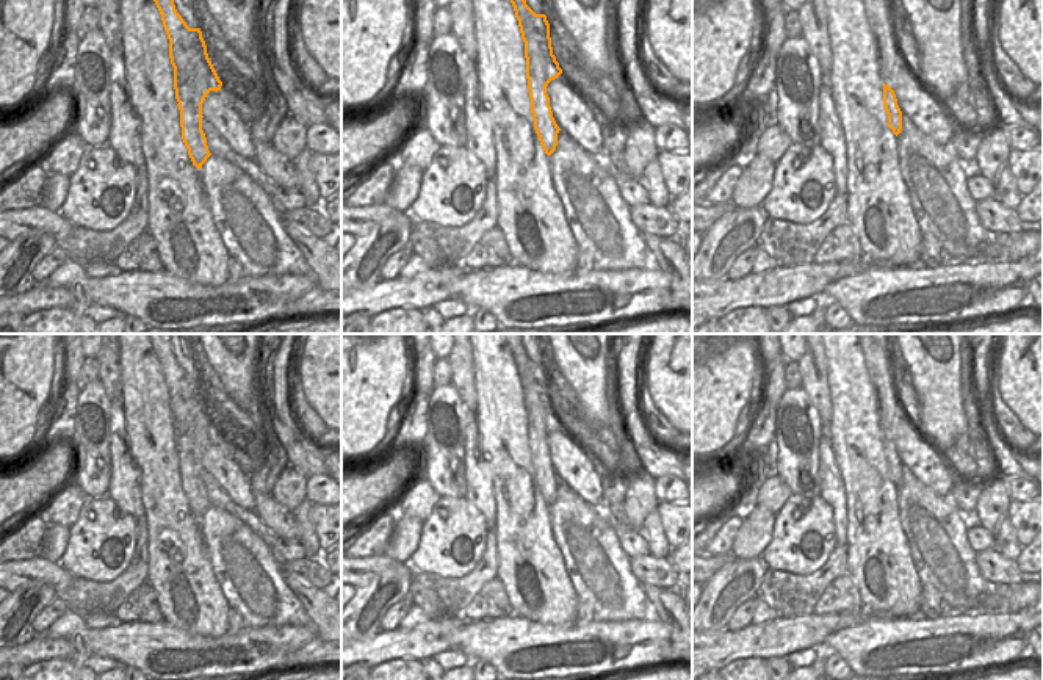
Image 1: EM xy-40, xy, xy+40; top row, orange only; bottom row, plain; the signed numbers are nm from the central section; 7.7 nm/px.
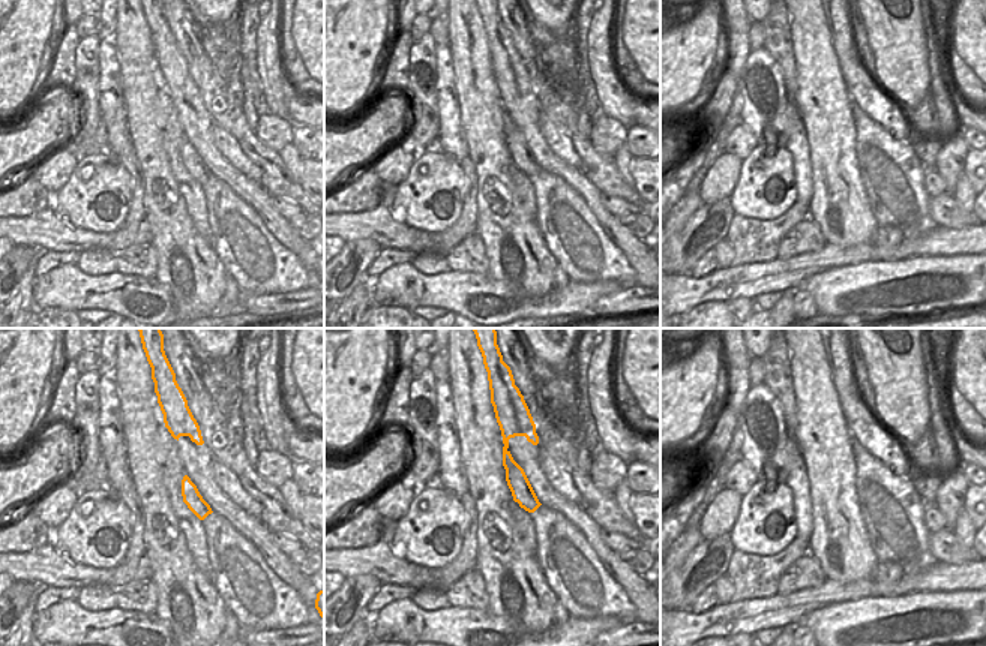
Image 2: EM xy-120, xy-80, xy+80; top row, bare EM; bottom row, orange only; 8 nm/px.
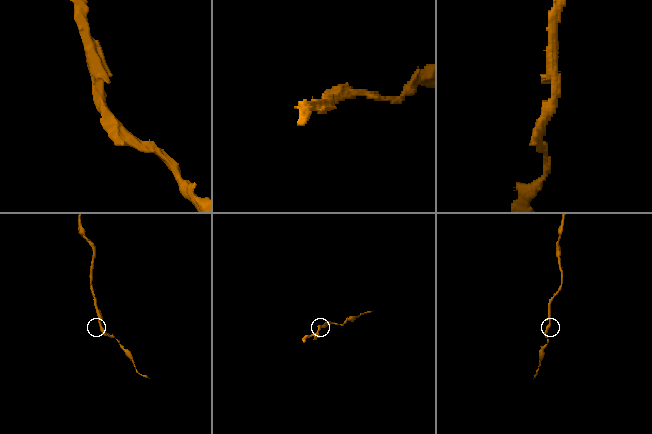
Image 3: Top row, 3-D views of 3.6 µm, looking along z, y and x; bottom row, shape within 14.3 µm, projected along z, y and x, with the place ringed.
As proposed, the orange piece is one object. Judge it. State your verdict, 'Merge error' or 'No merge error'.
Merge error

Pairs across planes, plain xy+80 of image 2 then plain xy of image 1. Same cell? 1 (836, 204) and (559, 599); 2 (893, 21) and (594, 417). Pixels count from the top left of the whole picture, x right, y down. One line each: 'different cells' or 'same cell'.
1: same cell
2: same cell

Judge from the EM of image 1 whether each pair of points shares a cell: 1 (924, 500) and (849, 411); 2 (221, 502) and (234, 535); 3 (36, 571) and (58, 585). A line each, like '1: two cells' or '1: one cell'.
1: two cells
2: two cells
3: one cell

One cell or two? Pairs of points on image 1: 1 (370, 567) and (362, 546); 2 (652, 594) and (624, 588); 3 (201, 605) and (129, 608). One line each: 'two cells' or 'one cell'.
1: two cells
2: two cells
3: two cells

